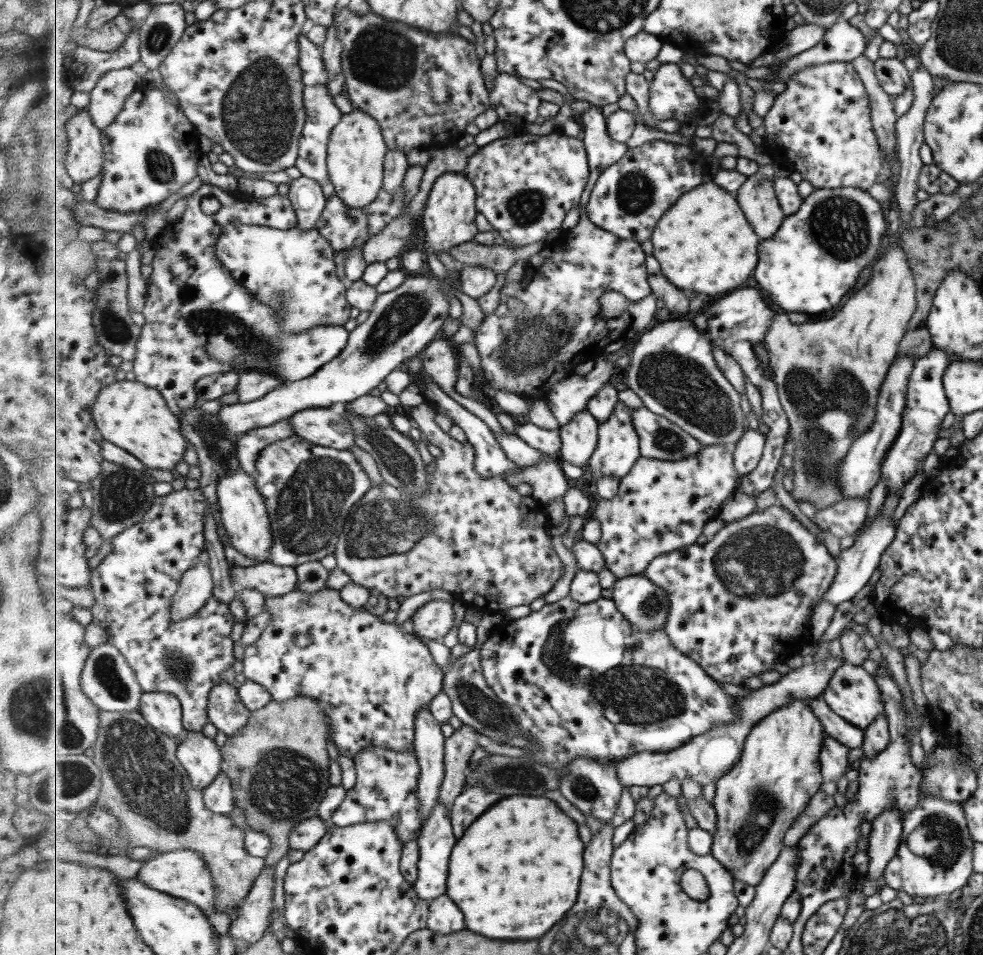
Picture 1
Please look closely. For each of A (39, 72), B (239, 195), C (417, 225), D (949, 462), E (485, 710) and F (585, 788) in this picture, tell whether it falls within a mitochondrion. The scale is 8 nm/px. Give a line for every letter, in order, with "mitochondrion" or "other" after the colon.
A: other
B: other
C: other
D: other
E: mitochondrion
F: mitochondrion

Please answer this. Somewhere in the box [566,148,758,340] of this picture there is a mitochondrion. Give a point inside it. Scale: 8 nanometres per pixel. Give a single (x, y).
(633, 193)

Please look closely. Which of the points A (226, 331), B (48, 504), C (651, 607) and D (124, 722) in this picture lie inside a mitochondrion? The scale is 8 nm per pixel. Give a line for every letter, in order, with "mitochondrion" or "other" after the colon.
A: mitochondrion
B: other
C: mitochondrion
D: mitochondrion

